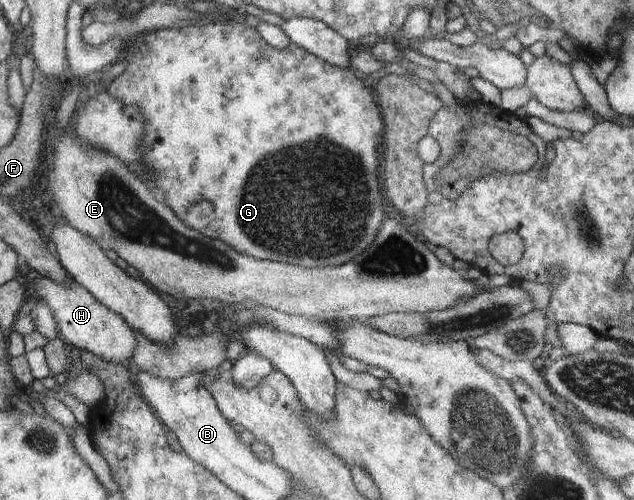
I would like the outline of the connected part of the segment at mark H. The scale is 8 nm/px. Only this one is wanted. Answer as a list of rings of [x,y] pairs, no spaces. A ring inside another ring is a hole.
[[[39,274],[35,288],[35,301],[41,301],[52,309],[59,334],[66,343],[81,350],[87,350],[106,362],[123,364],[131,359],[137,347],[134,331],[114,311],[101,305],[91,293],[75,280],[70,279],[62,285]]]

